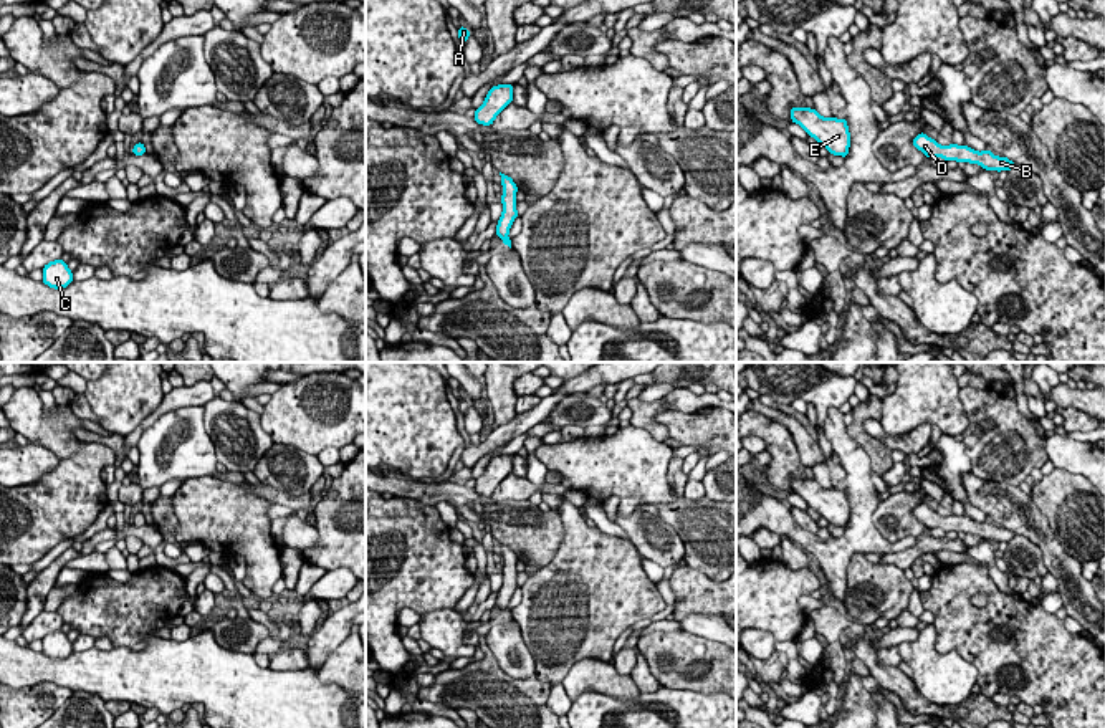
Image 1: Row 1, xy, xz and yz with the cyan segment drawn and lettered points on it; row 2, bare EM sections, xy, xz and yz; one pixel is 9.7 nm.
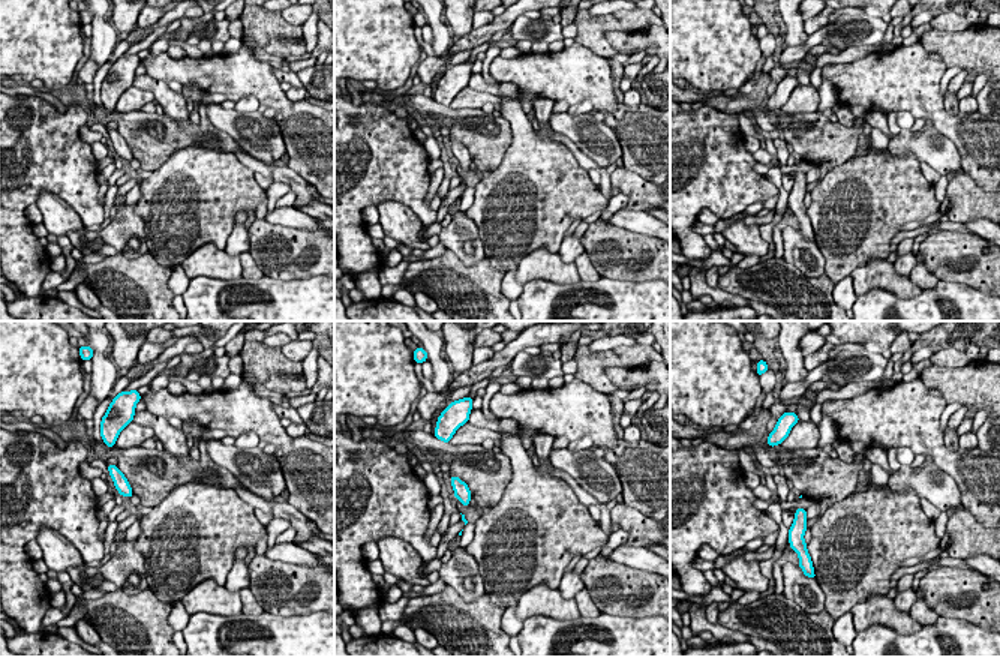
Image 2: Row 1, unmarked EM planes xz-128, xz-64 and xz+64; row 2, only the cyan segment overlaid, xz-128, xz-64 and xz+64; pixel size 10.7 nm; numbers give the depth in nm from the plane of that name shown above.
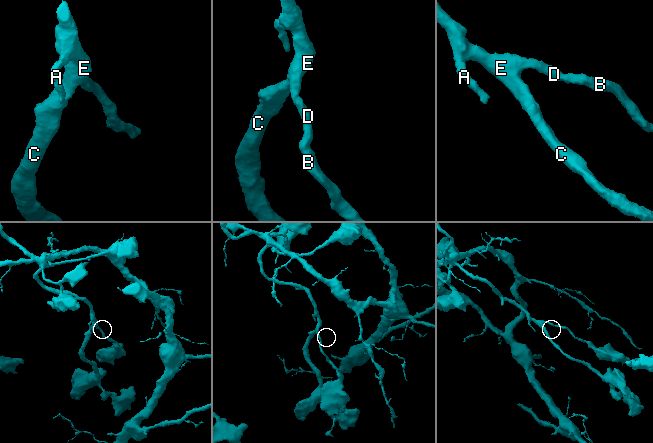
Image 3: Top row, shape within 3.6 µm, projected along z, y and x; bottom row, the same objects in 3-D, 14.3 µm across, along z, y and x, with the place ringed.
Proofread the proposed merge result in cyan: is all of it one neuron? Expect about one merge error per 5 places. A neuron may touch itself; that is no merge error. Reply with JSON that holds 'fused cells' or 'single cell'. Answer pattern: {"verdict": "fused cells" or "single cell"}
{"verdict": "single cell"}

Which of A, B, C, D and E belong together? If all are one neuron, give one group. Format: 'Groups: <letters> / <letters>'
Groups: A B C D E

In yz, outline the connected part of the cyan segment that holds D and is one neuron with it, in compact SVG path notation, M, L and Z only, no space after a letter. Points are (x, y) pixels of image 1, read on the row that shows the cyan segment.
M920 132L916 137L913 137L913 146L930 159L940 156L945 160L978 164L986 170L1009 172L1016 164L1007 157L994 156L989 149L978 152L968 146L958 144L940 146L935 139L928 137L925 132Z

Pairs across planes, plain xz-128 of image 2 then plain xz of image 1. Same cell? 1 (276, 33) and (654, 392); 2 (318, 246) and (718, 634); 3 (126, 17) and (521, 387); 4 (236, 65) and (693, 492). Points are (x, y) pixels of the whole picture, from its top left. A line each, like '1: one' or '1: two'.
1: two
2: two
3: two
4: two

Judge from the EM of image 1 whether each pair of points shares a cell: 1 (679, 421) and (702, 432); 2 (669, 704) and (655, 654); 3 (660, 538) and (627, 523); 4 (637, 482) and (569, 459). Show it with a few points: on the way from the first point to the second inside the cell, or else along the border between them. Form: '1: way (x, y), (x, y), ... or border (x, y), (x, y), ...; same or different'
1: way (684, 426), (697, 429); same
2: border (660, 685), (698, 690), (702, 694); different
3: way (652, 536), (640, 526), (636, 526); same
4: way (621, 465), (586, 464); same

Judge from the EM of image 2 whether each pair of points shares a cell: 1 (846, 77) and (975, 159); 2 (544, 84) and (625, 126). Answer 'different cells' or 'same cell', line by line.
1: same cell
2: same cell

